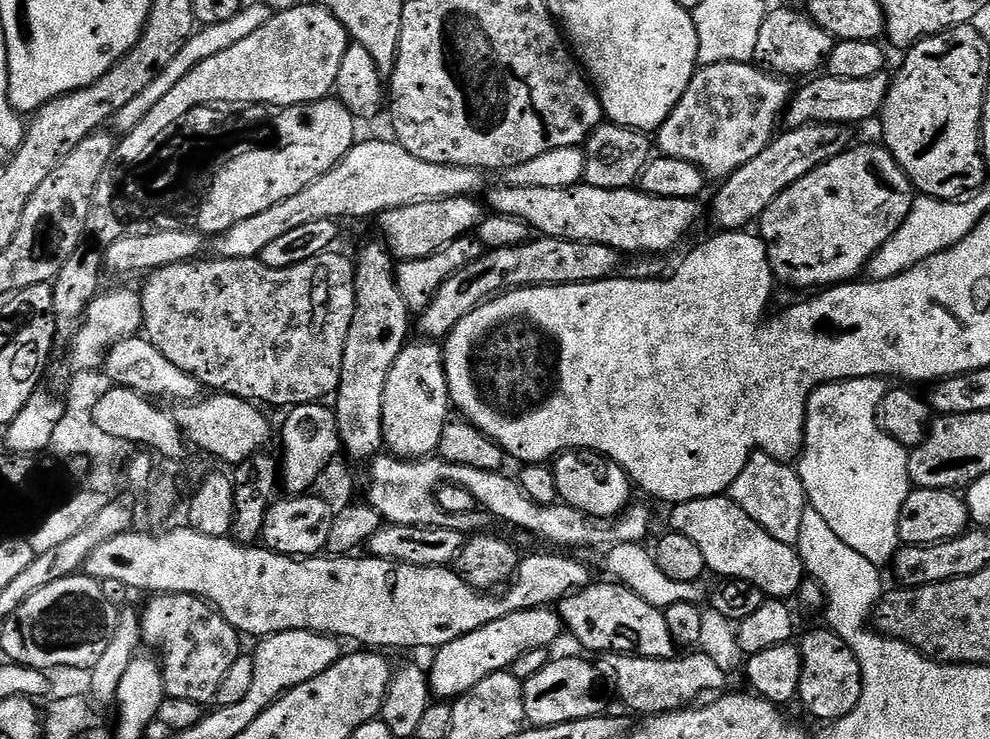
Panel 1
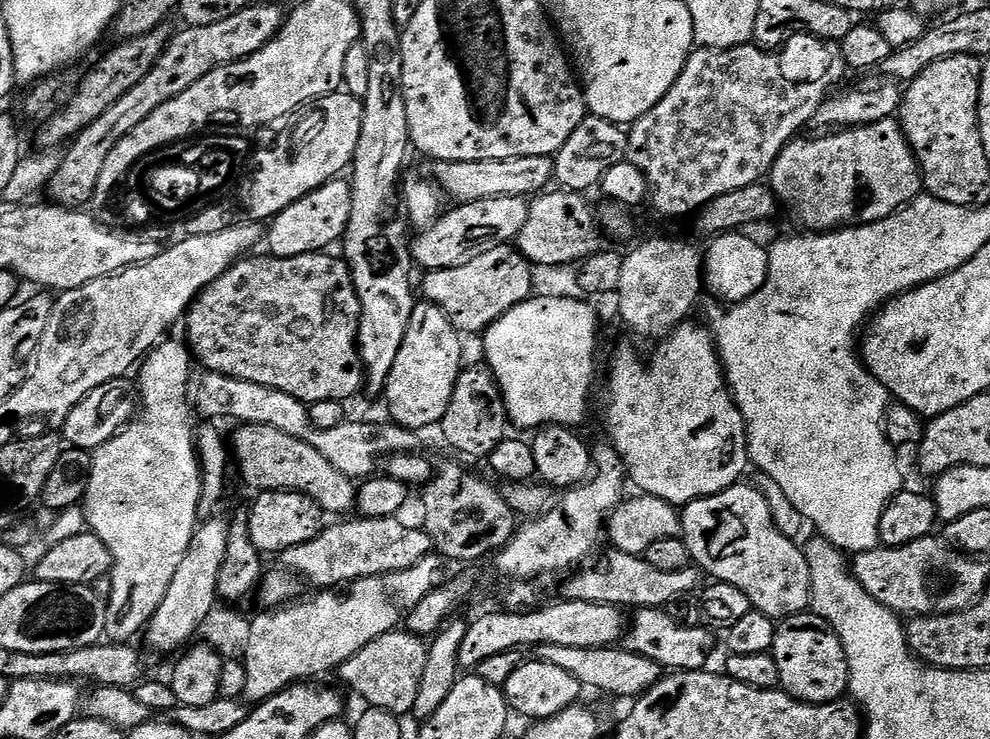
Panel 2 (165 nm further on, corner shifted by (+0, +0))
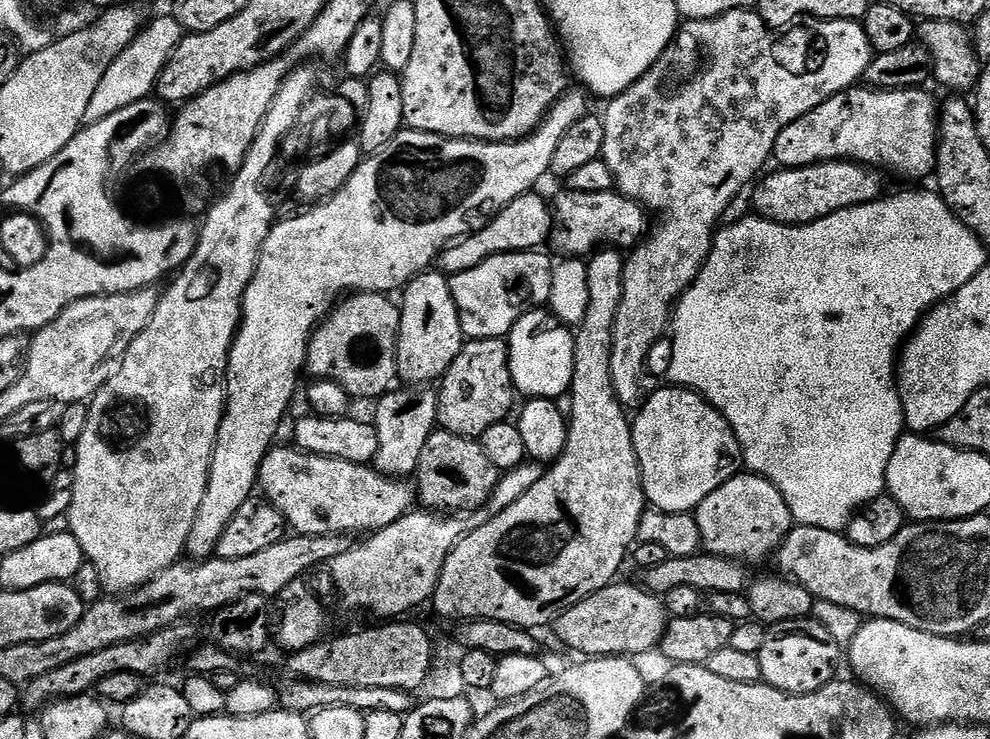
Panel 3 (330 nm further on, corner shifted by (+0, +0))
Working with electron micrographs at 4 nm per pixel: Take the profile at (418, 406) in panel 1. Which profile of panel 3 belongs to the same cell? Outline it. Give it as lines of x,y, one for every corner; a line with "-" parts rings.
425,270
420,275
413,276
404,285
402,295
404,295
404,304
402,300
399,305
400,333
398,334
396,374
405,385
428,386
444,377
450,362
454,362
454,358
458,358
458,354
463,350
466,343
462,322
458,314
458,306
454,302
452,281
439,270

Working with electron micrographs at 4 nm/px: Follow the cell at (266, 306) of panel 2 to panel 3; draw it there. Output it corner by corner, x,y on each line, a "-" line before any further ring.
383,292
349,294
320,321
319,328
308,341
306,372
316,380
338,382
342,390
358,399
372,399
393,391
397,383
396,359
400,310

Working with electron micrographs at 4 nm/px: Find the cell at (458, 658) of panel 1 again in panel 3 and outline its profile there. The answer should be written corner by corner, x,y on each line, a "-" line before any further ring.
613,582
607,588
586,597
568,608
554,621
554,635
566,649
573,648
584,658
623,656
631,658
644,651
659,649
660,639
668,629
670,619
663,599
655,592
636,584

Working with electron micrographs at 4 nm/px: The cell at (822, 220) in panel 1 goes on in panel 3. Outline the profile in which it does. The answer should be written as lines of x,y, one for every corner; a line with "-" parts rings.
853,86
830,97
822,106
802,114
798,122
790,122
778,142
774,142
772,151
775,163
780,168
801,168
818,164
825,160
855,160
858,164
875,166
881,170
893,168
900,176
908,180
924,180
936,170
936,149
938,147
938,121
940,108
938,100
928,93
927,87
899,88
886,90
871,86

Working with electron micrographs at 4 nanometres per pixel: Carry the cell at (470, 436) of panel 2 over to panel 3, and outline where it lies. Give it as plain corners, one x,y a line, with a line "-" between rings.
507,339
468,340
439,381
436,418
443,431
475,440
486,434
490,426
509,419
517,404
518,393
512,384

